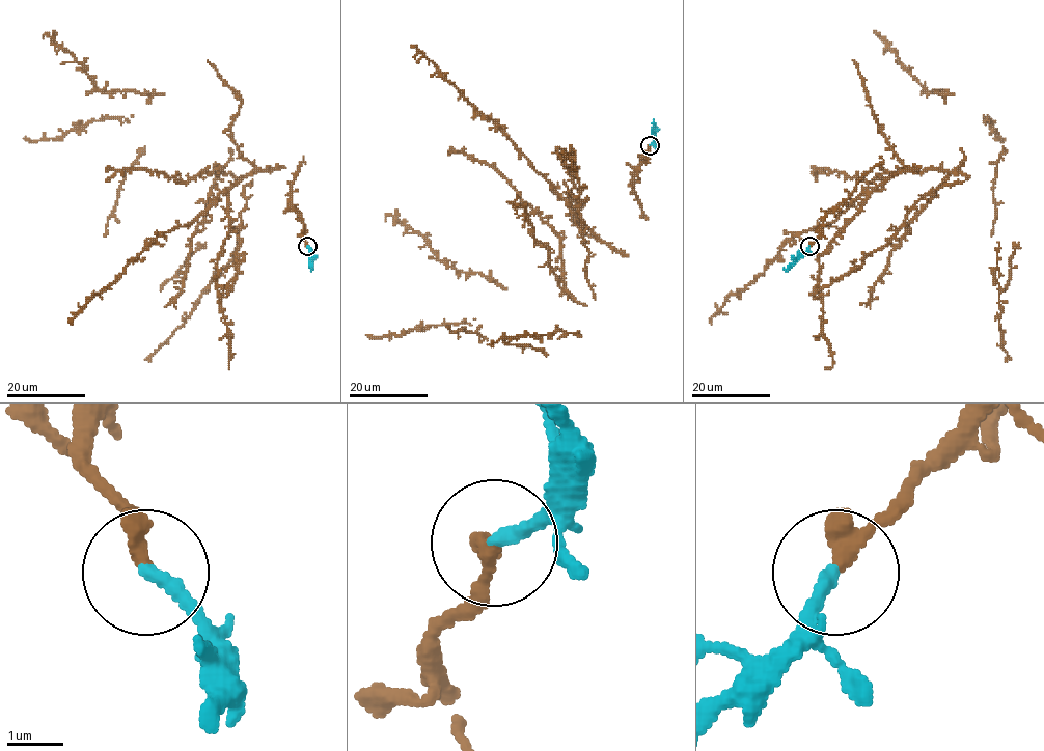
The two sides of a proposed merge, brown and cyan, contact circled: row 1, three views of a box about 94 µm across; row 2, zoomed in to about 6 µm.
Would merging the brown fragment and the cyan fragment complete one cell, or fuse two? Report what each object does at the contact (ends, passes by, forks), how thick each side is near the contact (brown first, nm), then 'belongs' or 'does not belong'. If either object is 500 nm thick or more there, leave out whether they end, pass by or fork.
brown ends; cyan ends; calibres 320 and 240 nm; belongs

